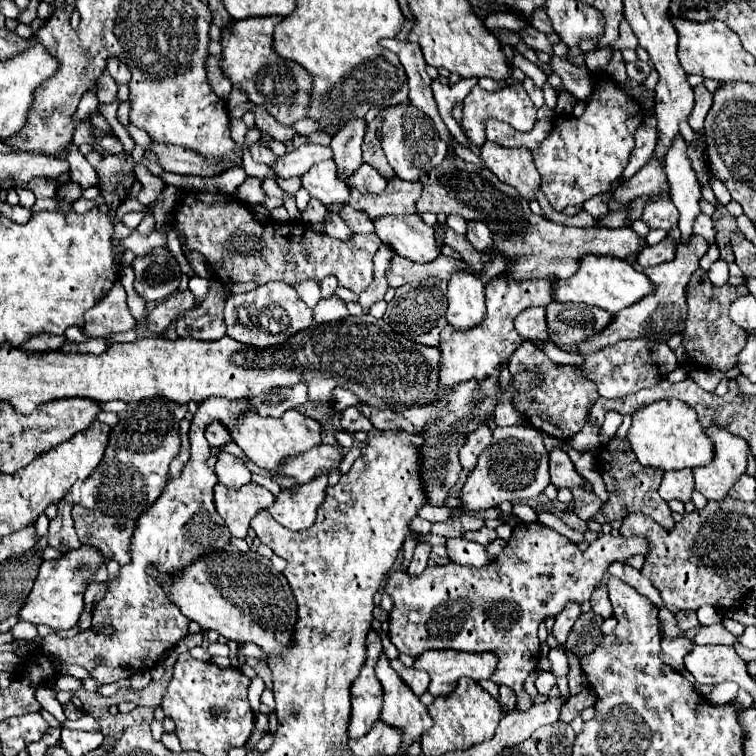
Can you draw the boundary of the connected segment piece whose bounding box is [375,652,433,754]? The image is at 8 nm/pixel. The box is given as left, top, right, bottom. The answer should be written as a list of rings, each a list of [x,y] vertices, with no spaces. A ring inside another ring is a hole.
[[[381,652],[379,656],[375,674],[383,684],[383,692],[385,692],[381,720],[403,730],[403,744],[399,752],[405,754],[407,746],[433,726],[433,720],[427,712],[427,706],[419,700],[419,696],[415,696],[411,688],[391,668],[385,652]]]

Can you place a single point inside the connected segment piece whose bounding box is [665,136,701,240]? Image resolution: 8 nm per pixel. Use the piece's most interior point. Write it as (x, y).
(685, 192)

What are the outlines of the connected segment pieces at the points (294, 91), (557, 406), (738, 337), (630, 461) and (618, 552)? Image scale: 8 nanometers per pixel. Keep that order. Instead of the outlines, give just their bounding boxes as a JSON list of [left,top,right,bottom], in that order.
[[221,16,311,126],[509,342,599,440],[681,270,749,372],[593,438,673,528],[385,522,649,710]]

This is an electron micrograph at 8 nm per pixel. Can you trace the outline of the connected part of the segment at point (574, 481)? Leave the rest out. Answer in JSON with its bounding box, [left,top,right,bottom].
[549,448,585,488]

